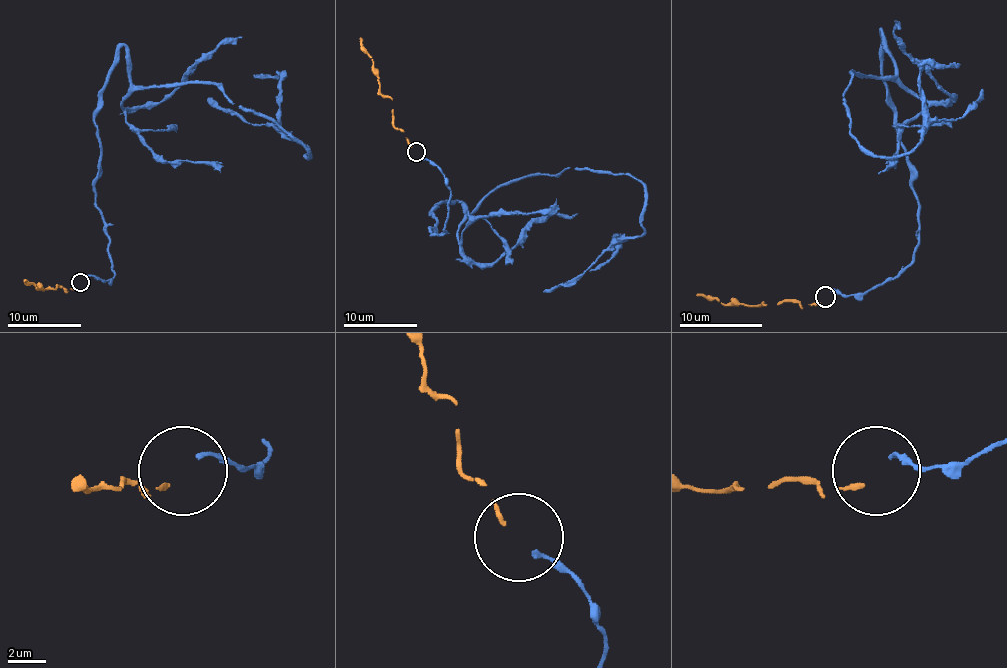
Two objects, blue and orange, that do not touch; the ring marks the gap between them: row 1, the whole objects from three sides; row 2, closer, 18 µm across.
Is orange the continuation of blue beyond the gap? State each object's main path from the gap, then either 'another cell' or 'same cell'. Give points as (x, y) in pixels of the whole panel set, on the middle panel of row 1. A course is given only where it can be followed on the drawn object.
blue runs (422, 158), (450, 195), (431, 235), (442, 202), (470, 213), (533, 174), (630, 174), (643, 231), (590, 272); orange runs (411, 147), (403, 132), (394, 126), (392, 100), (379, 91), (374, 62), (359, 38); same cell

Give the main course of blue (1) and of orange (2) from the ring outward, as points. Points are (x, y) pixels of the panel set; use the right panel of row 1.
1: (832, 291), (917, 250), (880, 31), (894, 77), (850, 73), (850, 133), (902, 156), (919, 69), (961, 65)
2: (819, 302), (803, 308), (796, 302), (757, 306), (724, 304), (697, 293)

